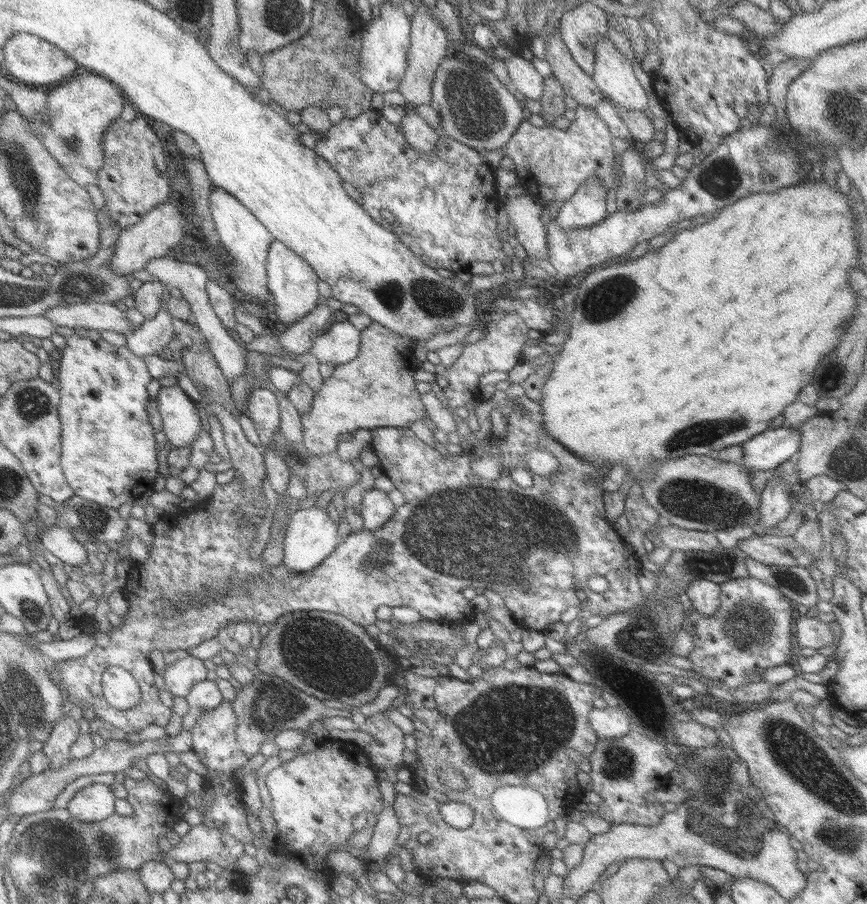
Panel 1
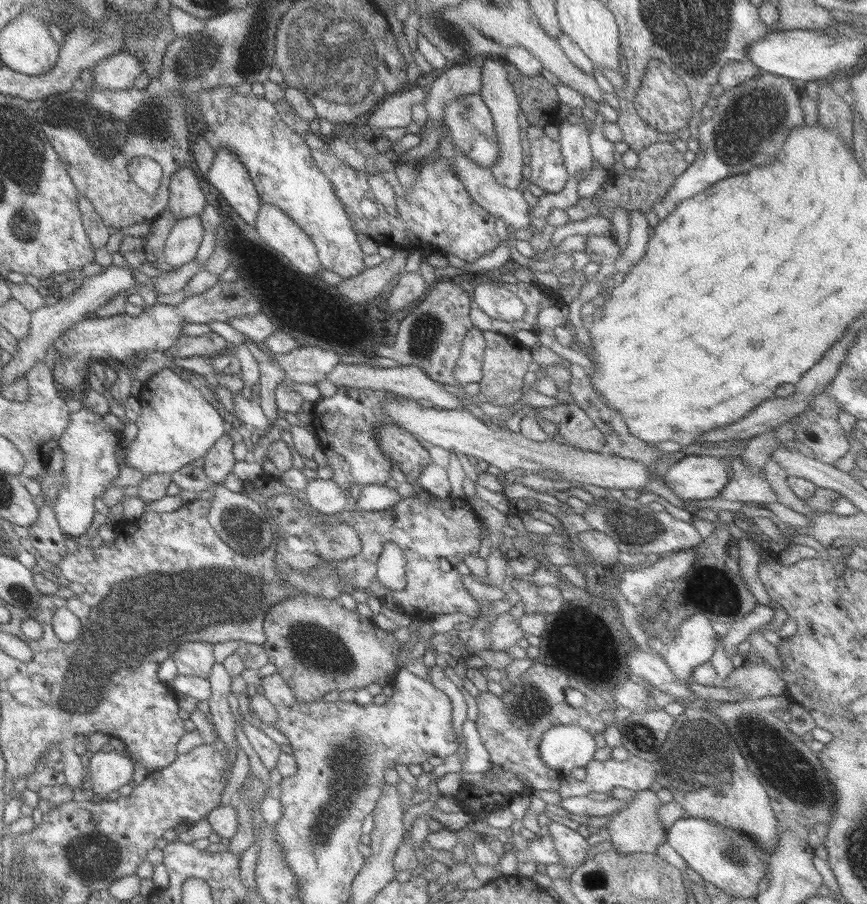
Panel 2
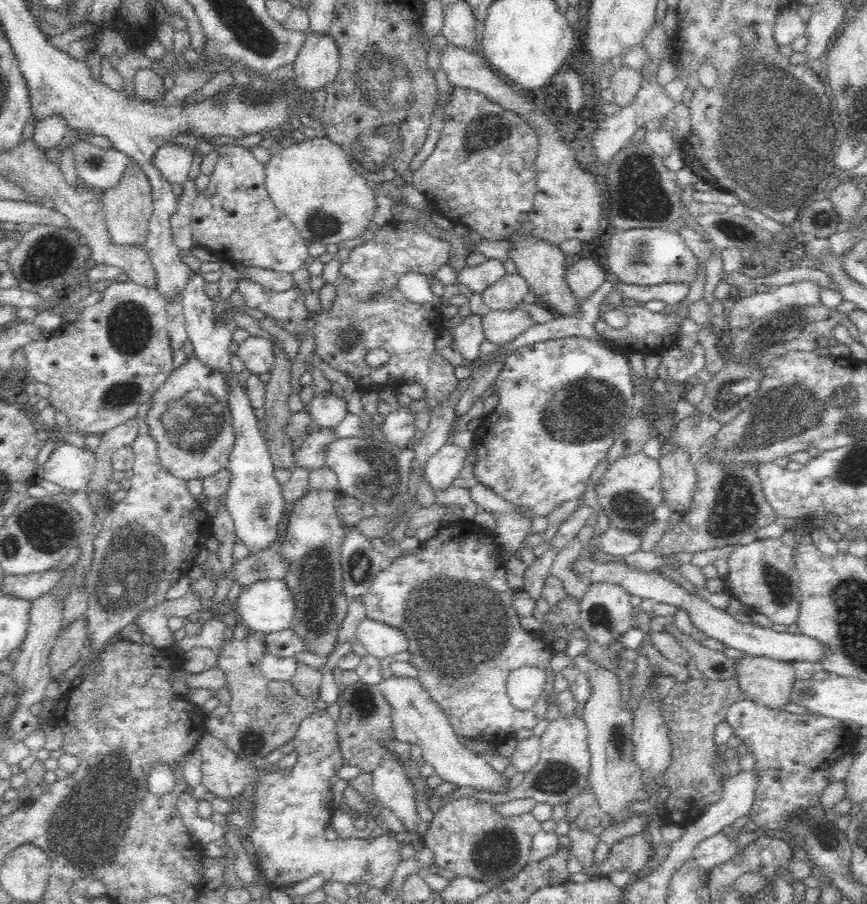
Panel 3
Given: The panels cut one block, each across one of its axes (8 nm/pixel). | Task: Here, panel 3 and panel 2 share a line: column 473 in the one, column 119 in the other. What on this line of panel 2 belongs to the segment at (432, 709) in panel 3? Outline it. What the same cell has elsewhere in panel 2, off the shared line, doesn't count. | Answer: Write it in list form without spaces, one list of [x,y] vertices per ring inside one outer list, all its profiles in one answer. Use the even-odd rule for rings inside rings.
[[[116,750],[91,754],[87,780],[94,791],[94,802],[107,799],[108,793],[118,791],[133,780],[134,763],[131,758]]]

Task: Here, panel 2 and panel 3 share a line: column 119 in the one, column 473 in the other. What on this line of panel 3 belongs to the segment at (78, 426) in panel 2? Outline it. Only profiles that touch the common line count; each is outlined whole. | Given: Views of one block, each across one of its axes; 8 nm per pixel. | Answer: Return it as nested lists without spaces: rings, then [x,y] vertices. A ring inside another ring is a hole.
[[[576,336],[536,342],[528,346],[522,346],[510,353],[501,373],[495,380],[495,393],[500,398],[498,406],[494,408],[494,412],[483,419],[482,424],[473,432],[473,448],[476,450],[474,452],[476,456],[474,456],[473,473],[478,482],[487,486],[487,488],[491,488],[496,494],[500,494],[504,500],[507,500],[513,506],[527,508],[536,517],[548,516],[559,503],[575,500],[576,498],[580,499],[598,462],[604,460],[616,437],[622,434],[626,424],[637,415],[635,408],[633,408],[634,383],[630,368],[626,356],[616,354],[597,342]]]

